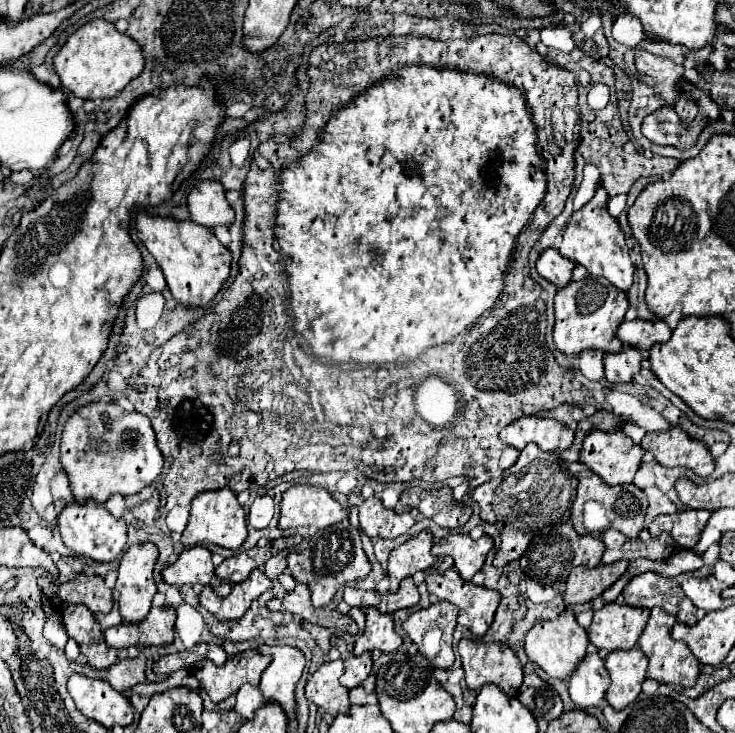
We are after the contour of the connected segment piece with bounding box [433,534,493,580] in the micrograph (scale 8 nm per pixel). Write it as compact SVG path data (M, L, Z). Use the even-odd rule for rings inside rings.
M451 534L433 546L435 556L451 556L455 560L455 568L461 578L471 580L475 572L481 570L487 552L493 548L493 540L489 536L481 536L473 540L467 534Z

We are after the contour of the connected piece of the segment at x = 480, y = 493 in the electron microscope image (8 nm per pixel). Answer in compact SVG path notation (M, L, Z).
M499 478L477 486L471 494L481 508L481 520L489 524L495 524L495 486L499 486Z

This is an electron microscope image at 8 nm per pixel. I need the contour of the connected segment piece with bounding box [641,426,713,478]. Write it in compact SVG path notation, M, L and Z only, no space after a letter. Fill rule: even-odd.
M677 426L667 432L647 432L641 448L653 452L661 466L685 466L703 478L713 472L713 456L709 454L709 448L703 442L689 438Z

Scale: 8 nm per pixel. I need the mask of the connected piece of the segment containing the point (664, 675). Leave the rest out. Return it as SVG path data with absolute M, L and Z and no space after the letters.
M661 608L651 610L651 618L647 622L647 628L643 630L639 638L639 648L645 652L649 658L649 668L647 668L647 678L653 678L657 682L663 682L667 686L681 686L681 688L691 688L697 682L699 676L699 660L691 654L685 642L675 642L671 638L671 628L677 622L675 616L663 612Z

